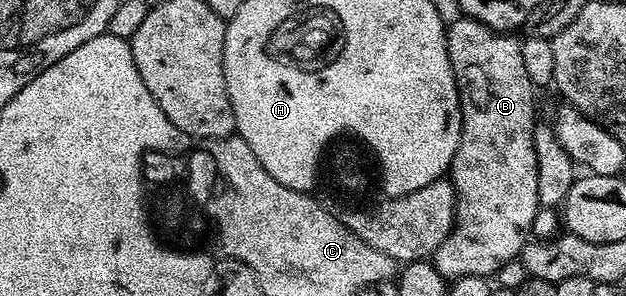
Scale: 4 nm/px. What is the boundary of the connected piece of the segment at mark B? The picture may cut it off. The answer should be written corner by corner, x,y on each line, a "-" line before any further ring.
461,16
456,22
449,22
446,26
448,36
448,59
452,65
454,72
454,80
456,87
460,93
460,111
462,112
462,128
460,129
460,143
456,149
456,155
452,157
452,165
450,167
450,181
452,187
456,189
456,225
452,227
450,236
446,236
446,240
442,240
442,244
436,250
434,255
434,265
438,268
438,272
446,280
455,280
462,276
482,276
488,278
495,275
513,260
521,257
521,250
533,237
532,225
534,224
534,216
541,210
541,204
538,200
538,160
534,152
534,132
538,125
536,119
536,102
532,99
534,87
530,76
526,76
526,64
522,64
522,48
520,47
521,39
513,36
508,32
492,30
486,24
482,24
478,20
467,16

